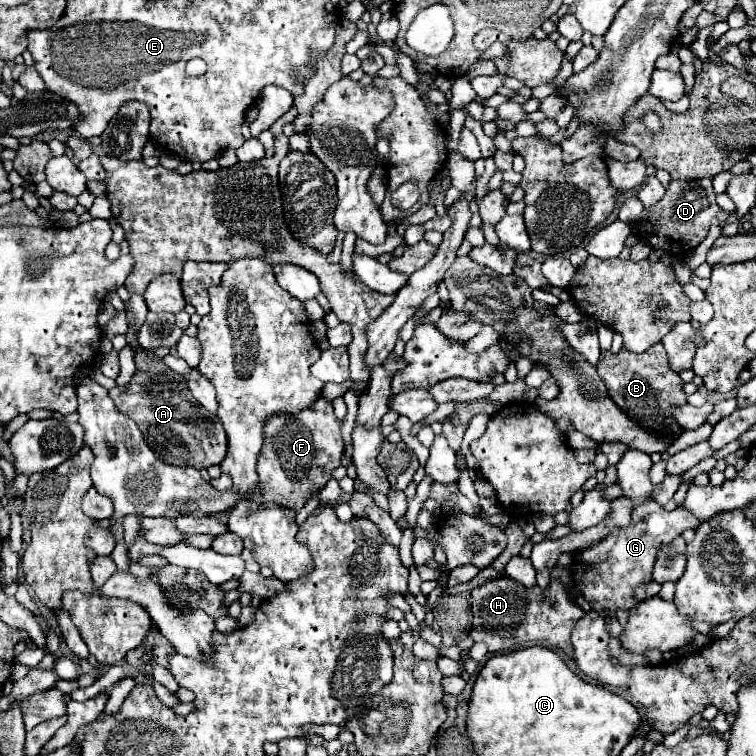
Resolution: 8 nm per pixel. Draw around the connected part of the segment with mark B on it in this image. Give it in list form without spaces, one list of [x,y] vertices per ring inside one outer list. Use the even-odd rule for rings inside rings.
[[[656,343],[654,347],[650,347],[644,353],[632,353],[632,351],[622,349],[618,355],[612,355],[610,351],[604,351],[600,355],[596,369],[608,387],[610,399],[630,419],[640,423],[640,427],[652,429],[660,437],[670,439],[670,443],[674,441],[674,437],[680,435],[682,427],[676,421],[672,421],[670,411],[674,411],[676,407],[682,407],[686,403],[686,393],[682,389],[680,375],[676,371],[672,371],[668,365],[668,357],[666,357],[662,343]]]

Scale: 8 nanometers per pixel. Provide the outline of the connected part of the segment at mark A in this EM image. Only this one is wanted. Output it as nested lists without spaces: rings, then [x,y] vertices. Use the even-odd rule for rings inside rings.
[[[154,351],[134,353],[136,373],[126,387],[112,387],[108,393],[118,411],[128,415],[142,431],[152,451],[170,465],[208,469],[226,455],[226,433],[216,415],[208,413],[186,387],[186,379],[174,373]]]

